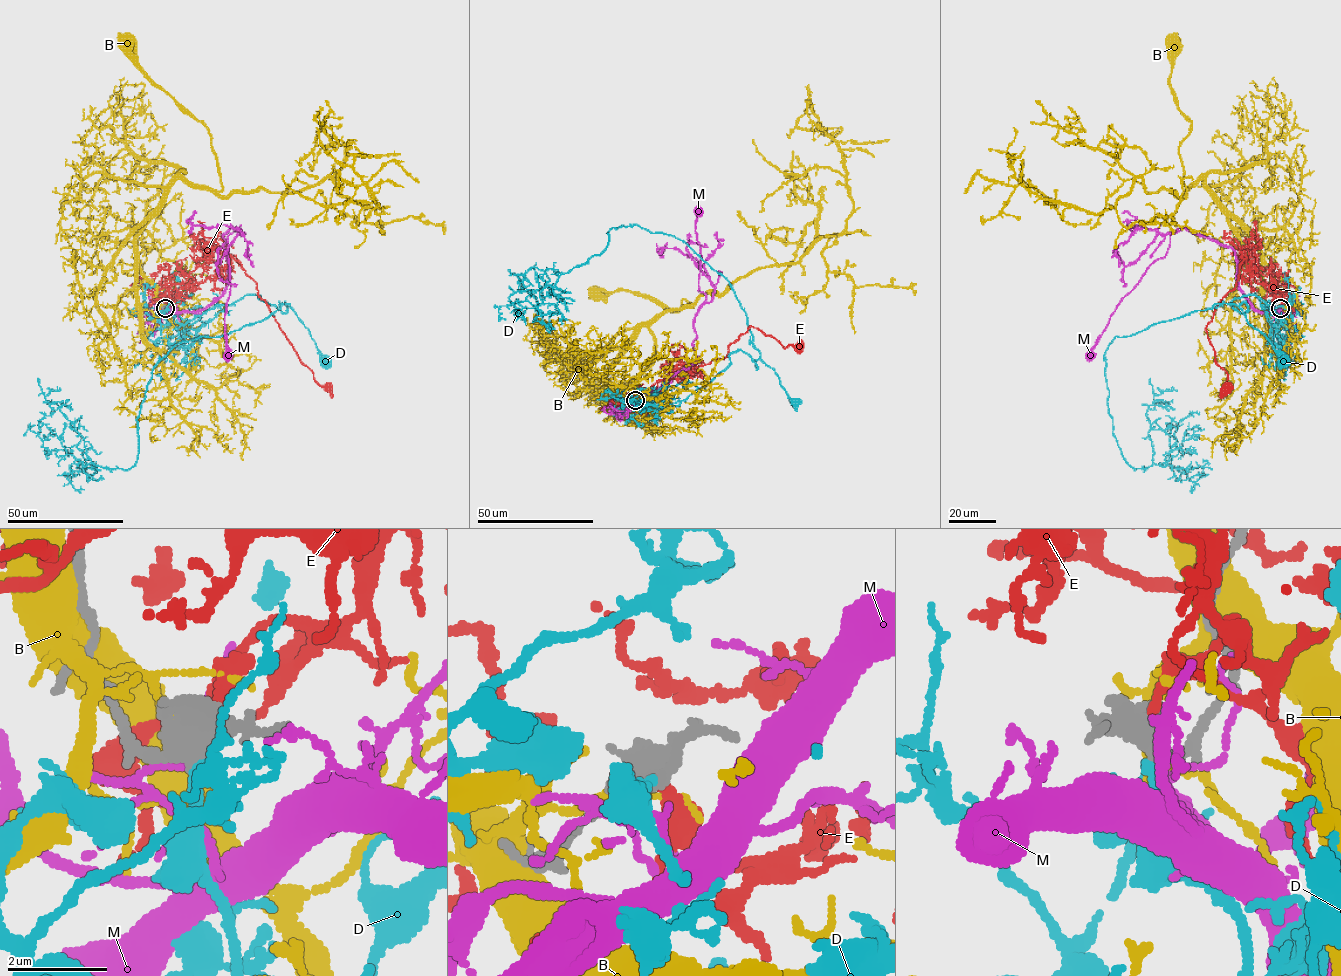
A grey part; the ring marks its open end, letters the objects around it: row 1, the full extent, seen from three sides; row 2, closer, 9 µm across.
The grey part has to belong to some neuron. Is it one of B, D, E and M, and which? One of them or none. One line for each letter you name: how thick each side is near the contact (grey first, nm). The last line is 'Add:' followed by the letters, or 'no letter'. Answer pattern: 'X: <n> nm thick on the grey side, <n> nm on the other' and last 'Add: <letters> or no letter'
D: 400 nm thick on the grey side, 190 nm on the other
Add: D

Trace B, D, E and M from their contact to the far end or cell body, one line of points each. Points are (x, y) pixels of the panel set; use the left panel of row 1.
B: (164, 307), (137, 259), (137, 235), (178, 178), (202, 189), (222, 186), (206, 126), (153, 82), (127, 41)
D: (165, 308), (170, 322), (185, 324), (247, 294), (257, 294), (285, 313), (285, 302), (325, 362)
E: (165, 307), (179, 289), (226, 269), (230, 259), (237, 260), (301, 362), (319, 384), (329, 387)
M: (163, 308), (167, 314), (197, 311), (222, 294), (228, 275), (223, 235), (234, 227), (227, 236), (227, 356)

